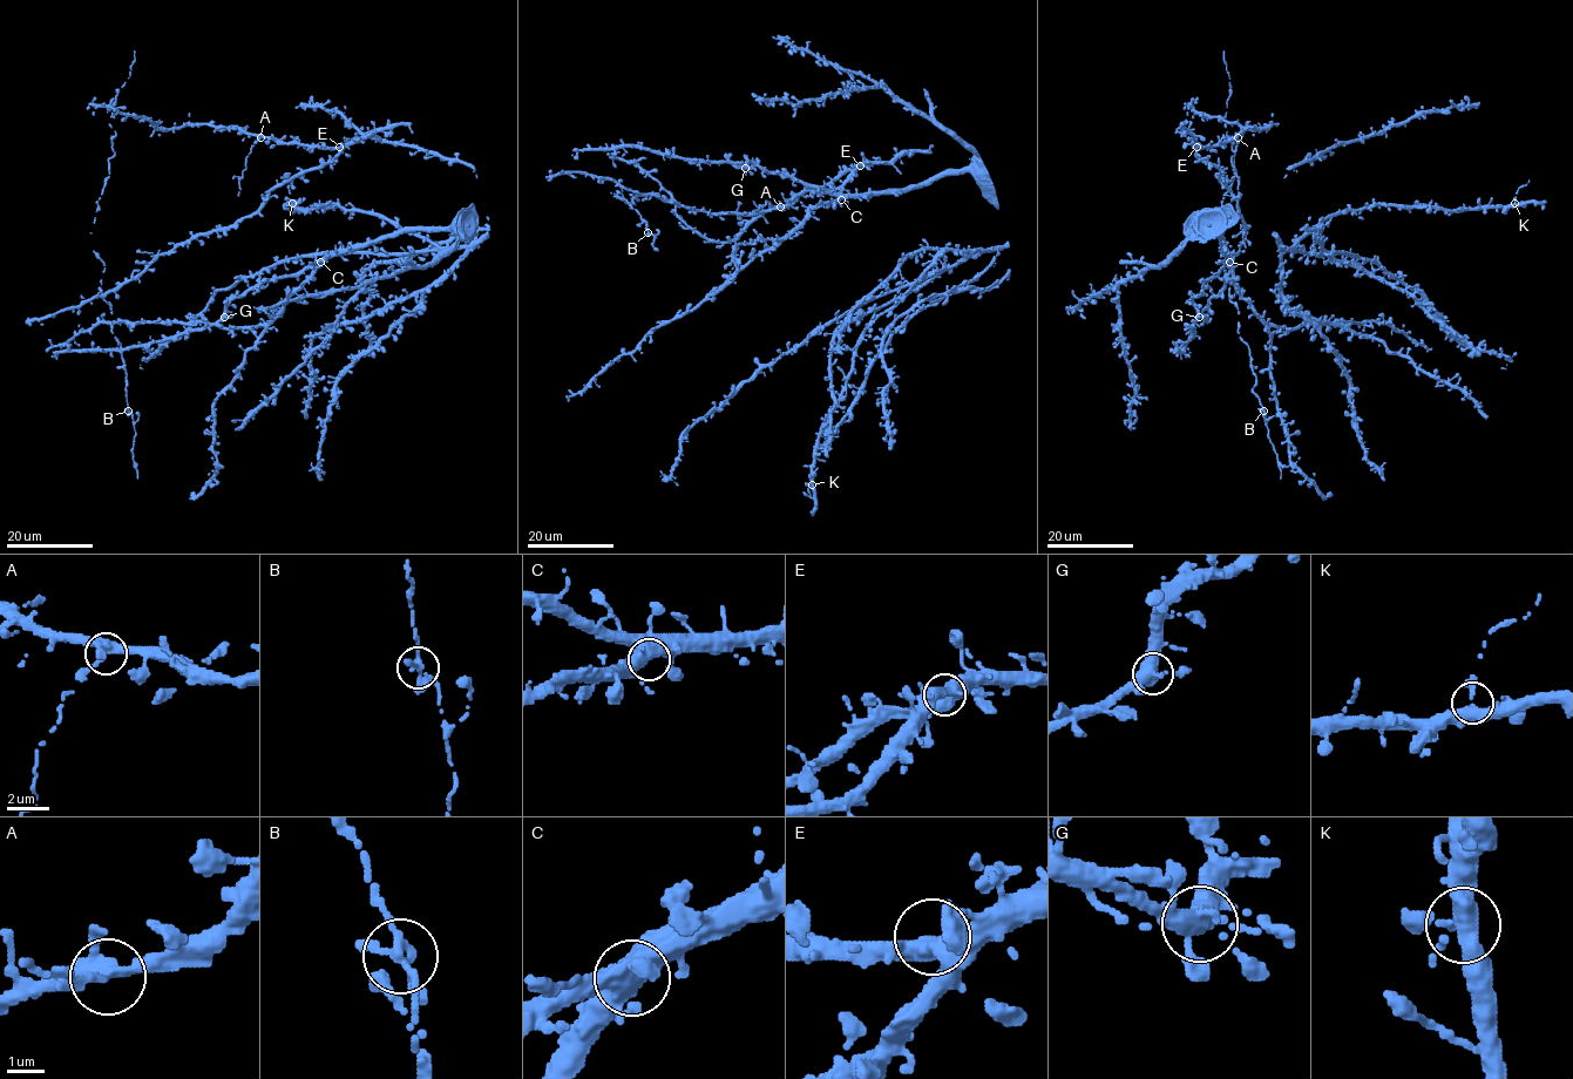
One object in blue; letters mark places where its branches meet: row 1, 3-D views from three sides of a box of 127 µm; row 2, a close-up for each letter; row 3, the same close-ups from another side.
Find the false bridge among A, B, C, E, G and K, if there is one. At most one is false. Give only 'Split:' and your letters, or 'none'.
Split: none

